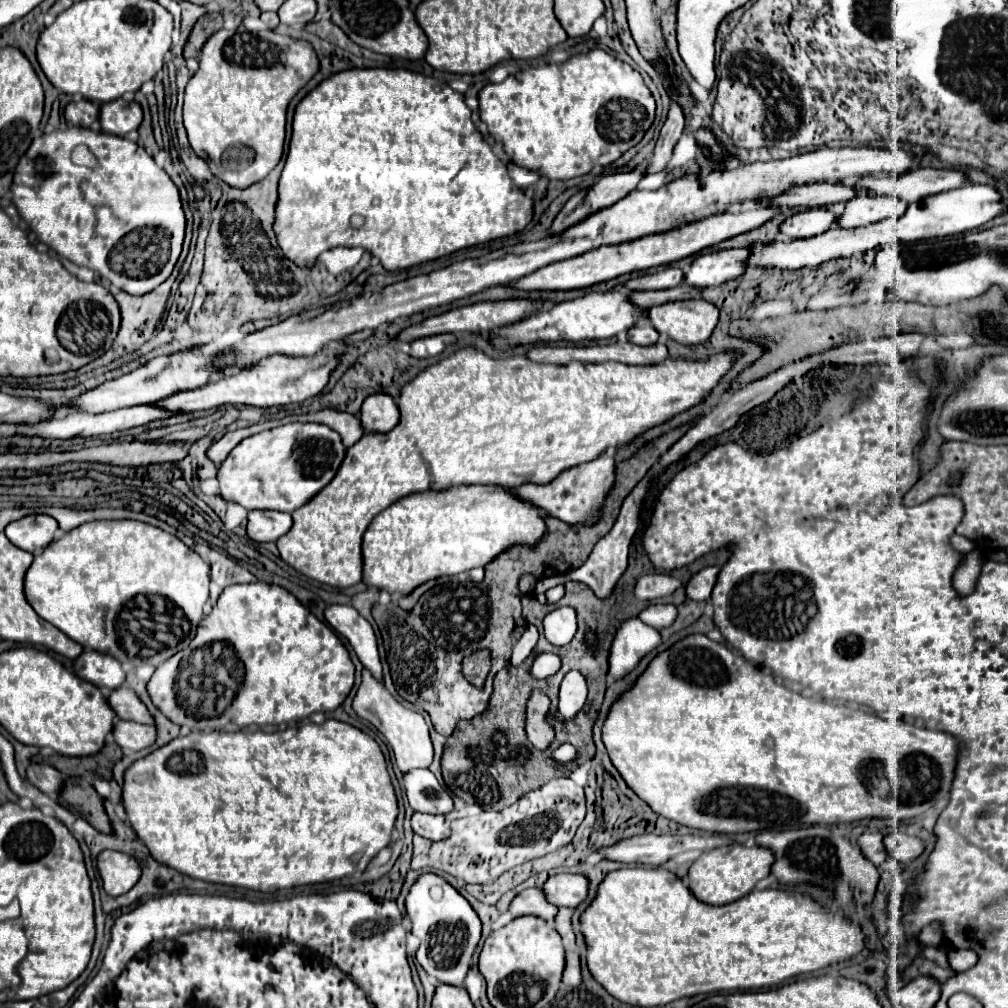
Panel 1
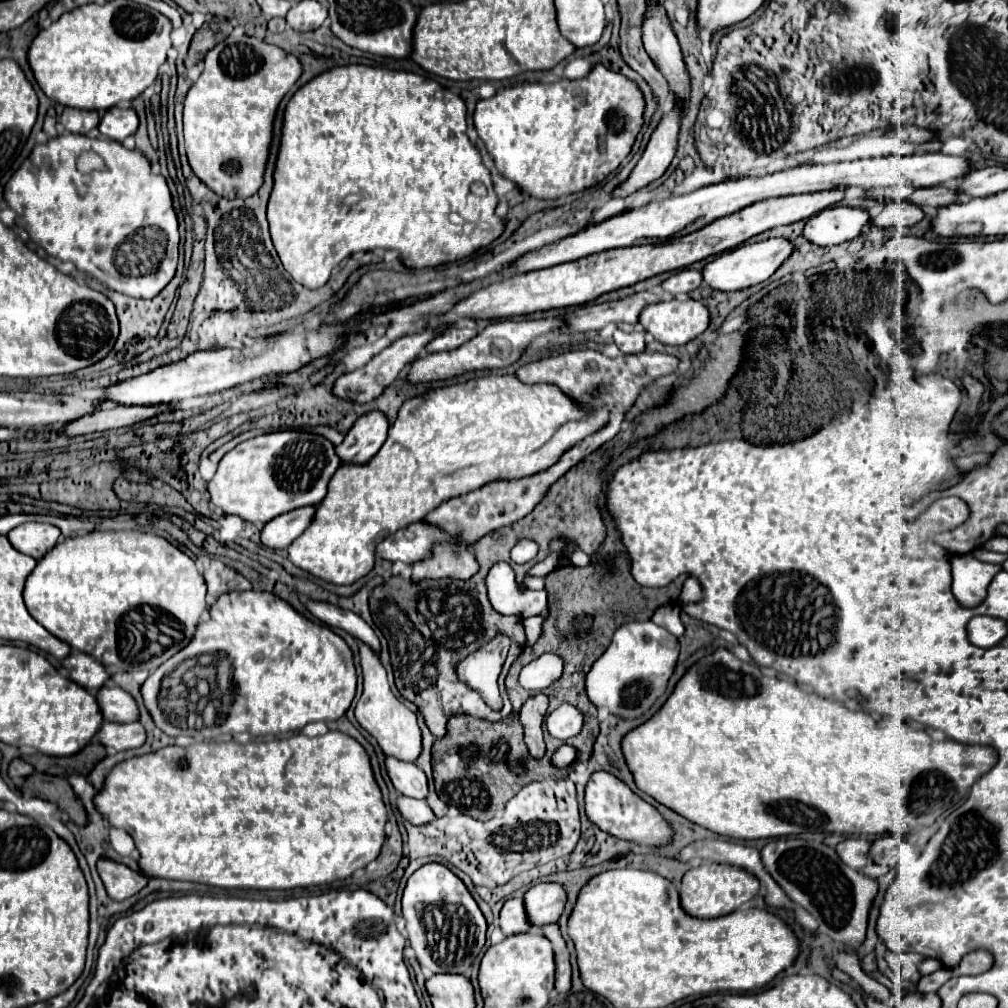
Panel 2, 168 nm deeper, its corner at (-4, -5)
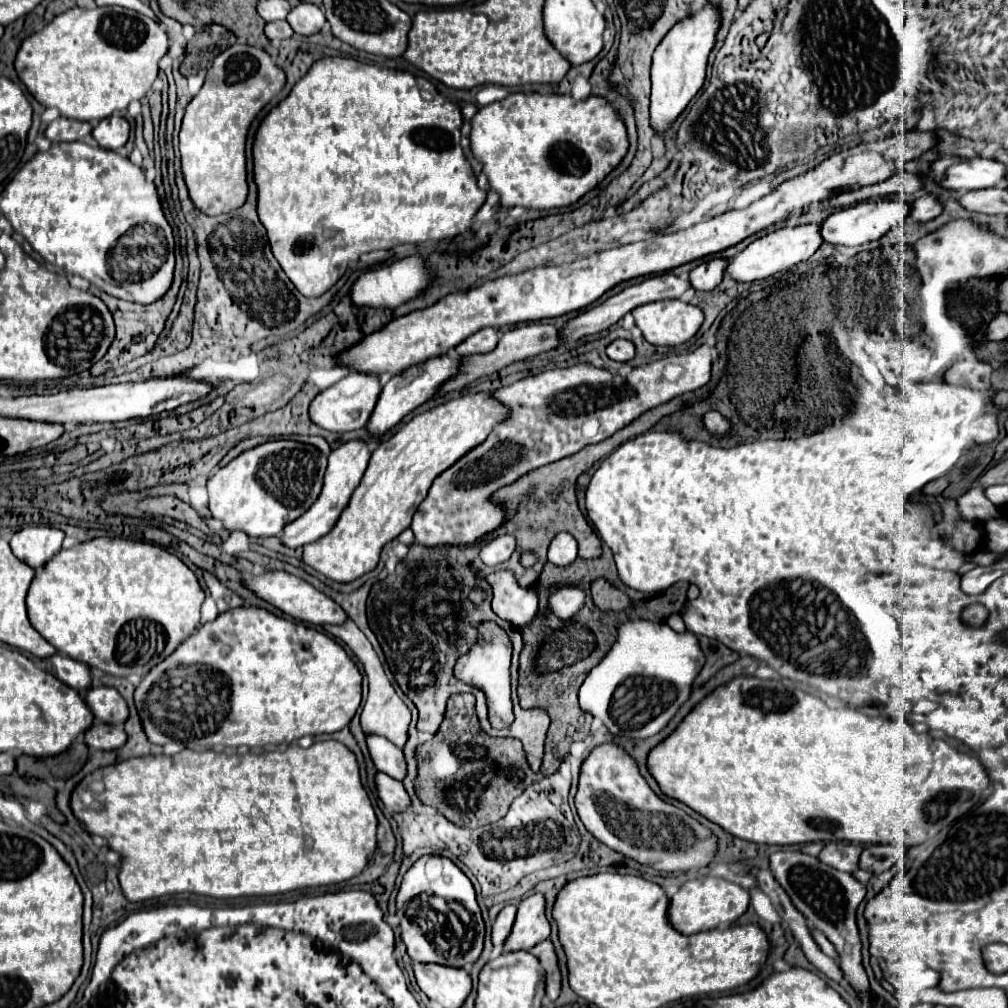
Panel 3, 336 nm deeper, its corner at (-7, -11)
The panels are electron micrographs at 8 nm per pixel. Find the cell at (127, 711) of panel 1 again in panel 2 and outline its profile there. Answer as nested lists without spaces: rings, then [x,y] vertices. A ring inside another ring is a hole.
[[[104,685],[96,693],[96,701],[98,701],[100,711],[106,721],[114,721],[114,723],[138,721],[138,707],[136,707],[132,695],[126,693],[124,689],[120,689],[118,685],[112,685],[112,687]]]

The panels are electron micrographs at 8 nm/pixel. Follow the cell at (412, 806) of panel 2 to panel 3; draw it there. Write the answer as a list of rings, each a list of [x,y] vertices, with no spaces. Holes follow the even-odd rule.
[[[377,773],[377,791],[379,791],[379,799],[395,813],[407,811],[407,807],[411,807],[411,799],[403,783],[387,777],[385,773]]]

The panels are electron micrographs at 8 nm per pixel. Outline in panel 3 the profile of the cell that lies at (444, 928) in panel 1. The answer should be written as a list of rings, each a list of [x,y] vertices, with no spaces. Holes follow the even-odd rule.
[[[425,855],[405,873],[397,893],[397,917],[401,919],[401,925],[399,925],[401,939],[407,947],[407,953],[417,963],[443,963],[445,967],[471,969],[471,965],[481,957],[485,923],[475,899],[475,889],[467,879],[467,875],[447,857]]]

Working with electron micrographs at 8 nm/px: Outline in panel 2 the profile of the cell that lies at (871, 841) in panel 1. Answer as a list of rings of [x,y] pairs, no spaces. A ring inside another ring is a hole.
[[[848,837],[848,839],[844,839],[842,843],[838,843],[834,847],[838,857],[846,865],[850,865],[852,869],[862,869],[862,867],[866,867],[870,863],[868,861],[868,849],[870,849],[868,839],[854,839],[854,837]]]

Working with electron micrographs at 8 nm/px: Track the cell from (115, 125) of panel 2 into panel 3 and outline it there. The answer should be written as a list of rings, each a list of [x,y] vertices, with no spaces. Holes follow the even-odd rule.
[[[111,115],[103,121],[99,121],[93,129],[93,137],[99,143],[99,147],[113,149],[113,151],[127,143],[129,133],[131,133],[129,121],[125,117],[119,117],[119,115]]]

